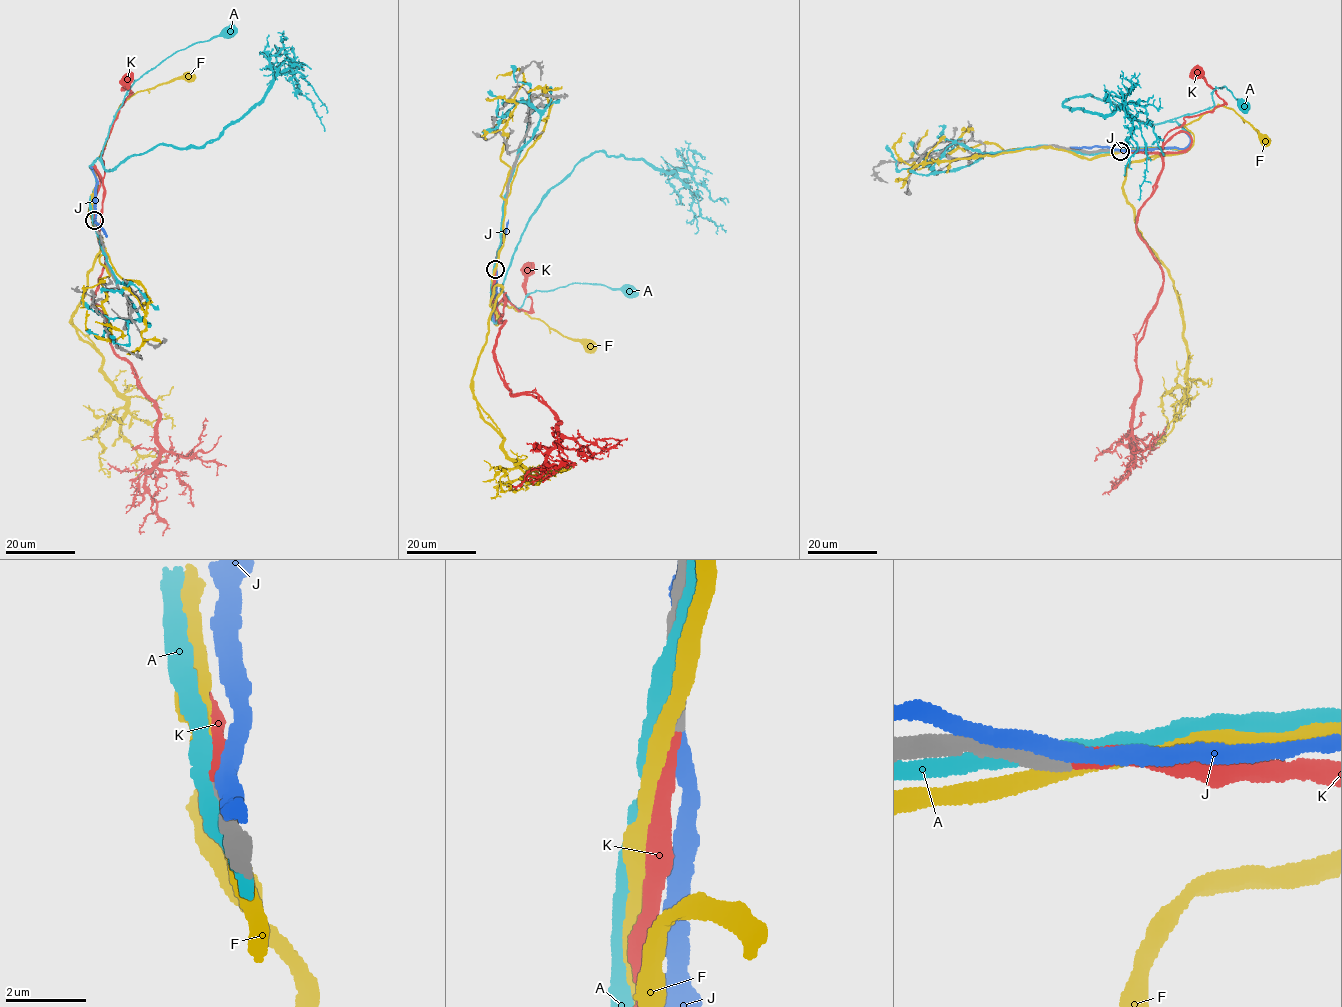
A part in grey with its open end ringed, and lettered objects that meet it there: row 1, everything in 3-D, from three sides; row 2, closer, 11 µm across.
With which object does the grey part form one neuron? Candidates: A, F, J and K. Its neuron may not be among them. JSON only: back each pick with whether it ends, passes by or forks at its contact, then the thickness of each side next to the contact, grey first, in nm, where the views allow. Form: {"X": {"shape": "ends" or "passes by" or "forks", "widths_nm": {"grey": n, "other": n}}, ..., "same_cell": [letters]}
{"K": {"shape": "ends", "widths_nm": {"grey": 440, "other": 400}}, "same_cell": ["K"]}

